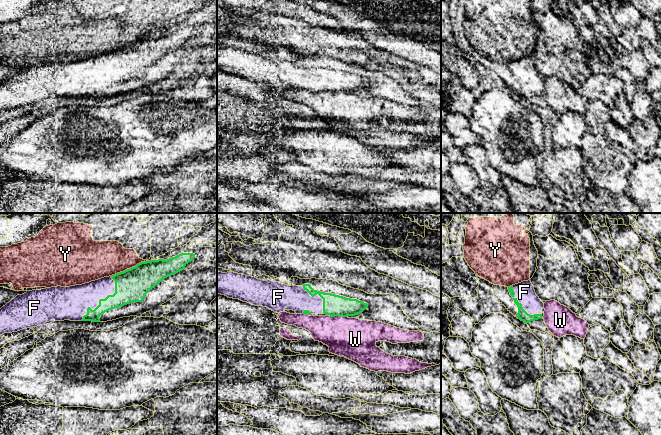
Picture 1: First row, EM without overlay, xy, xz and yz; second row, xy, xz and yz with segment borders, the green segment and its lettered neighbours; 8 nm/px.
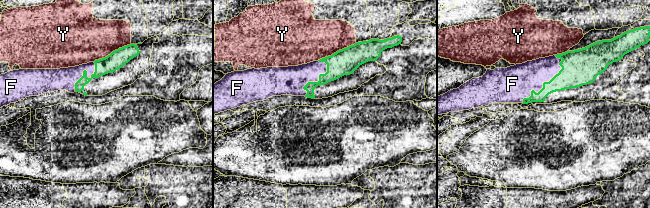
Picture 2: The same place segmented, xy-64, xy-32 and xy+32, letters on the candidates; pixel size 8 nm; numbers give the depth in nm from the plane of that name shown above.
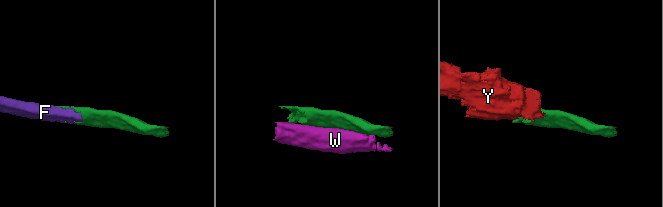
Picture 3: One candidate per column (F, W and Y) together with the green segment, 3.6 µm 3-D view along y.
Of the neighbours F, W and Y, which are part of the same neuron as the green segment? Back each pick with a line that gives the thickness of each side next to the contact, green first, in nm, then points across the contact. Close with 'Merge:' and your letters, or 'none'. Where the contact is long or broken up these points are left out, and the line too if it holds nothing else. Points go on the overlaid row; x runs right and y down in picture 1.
F: 240/260 nm
Merge: F

